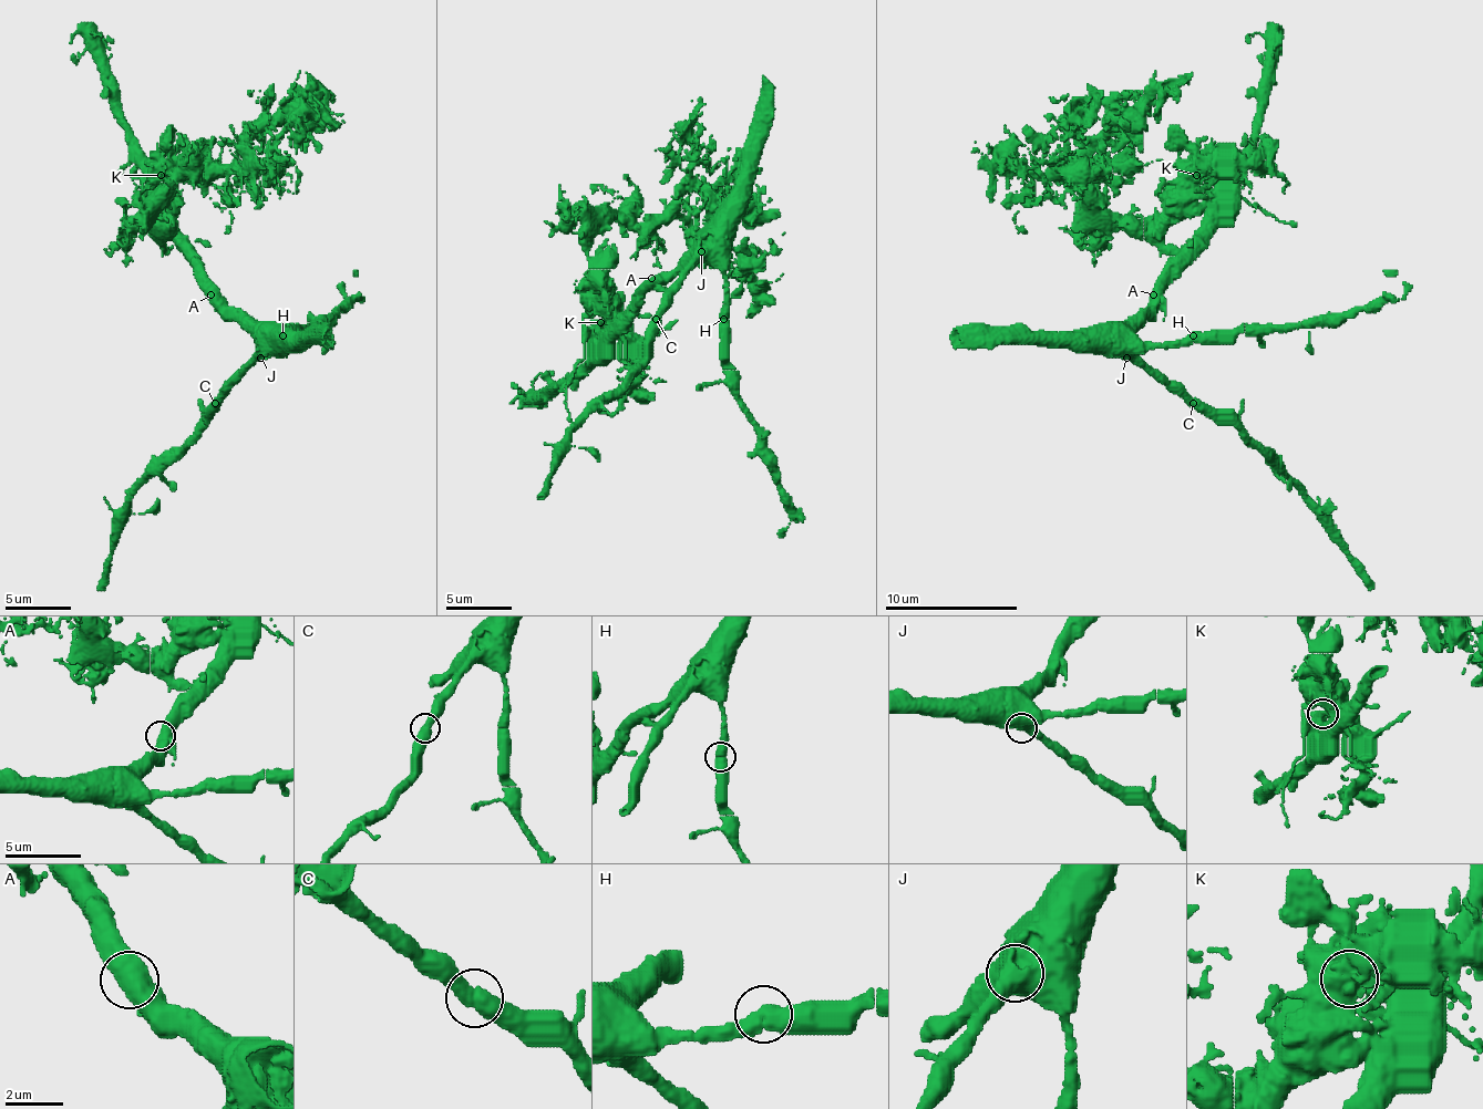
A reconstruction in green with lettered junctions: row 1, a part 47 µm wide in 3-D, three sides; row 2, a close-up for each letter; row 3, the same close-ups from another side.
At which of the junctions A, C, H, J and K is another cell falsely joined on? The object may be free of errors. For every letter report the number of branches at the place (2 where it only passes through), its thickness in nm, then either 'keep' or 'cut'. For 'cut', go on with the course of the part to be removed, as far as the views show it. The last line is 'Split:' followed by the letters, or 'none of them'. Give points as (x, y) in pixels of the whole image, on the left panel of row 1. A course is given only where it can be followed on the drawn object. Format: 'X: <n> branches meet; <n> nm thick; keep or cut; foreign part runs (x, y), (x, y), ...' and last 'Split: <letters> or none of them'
A: 2 branches meet; 440 nm thick; keep
C: 2 branches meet; 460 nm thick; keep
H: 2 branches meet; 480 nm thick; keep
J: 2 branches meet; 500 nm thick; keep
K: 2 branches meet; 550 nm thick; cut; foreign part runs (161, 176), (164, 205), (148, 225), (174, 183), (237, 159), (267, 126), (290, 123), (313, 90), (307, 73)
Split: K

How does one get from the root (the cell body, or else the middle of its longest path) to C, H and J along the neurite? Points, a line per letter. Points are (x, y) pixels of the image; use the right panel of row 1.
C: (1163, 294), (1156, 311), (1133, 334), (1133, 351), (1192, 404)
H: (1163, 294), (1146, 311), (1136, 328), (1136, 338), (1143, 344), (1180, 344), (1192, 334)
J: (1163, 294), (1126, 338), (1126, 358)

